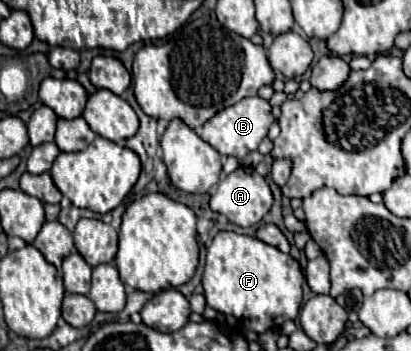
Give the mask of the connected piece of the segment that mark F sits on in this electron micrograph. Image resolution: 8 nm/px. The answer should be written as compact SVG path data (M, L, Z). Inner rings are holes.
M220 231L208 247L202 275L206 305L218 313L232 315L258 335L280 327L288 319L296 319L302 305L302 285L304 275L298 261L256 237Z

